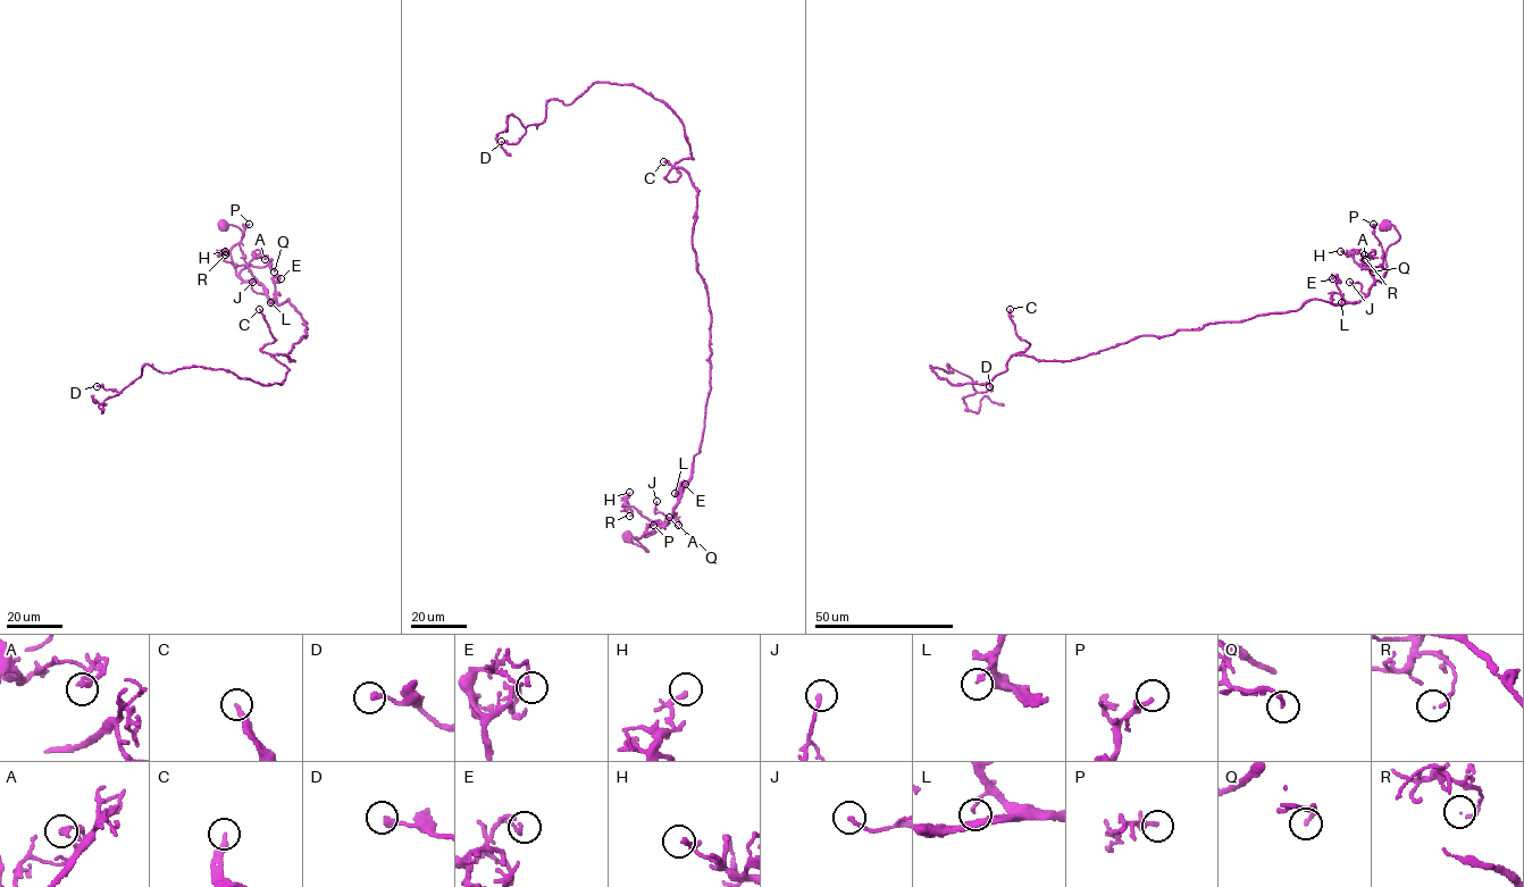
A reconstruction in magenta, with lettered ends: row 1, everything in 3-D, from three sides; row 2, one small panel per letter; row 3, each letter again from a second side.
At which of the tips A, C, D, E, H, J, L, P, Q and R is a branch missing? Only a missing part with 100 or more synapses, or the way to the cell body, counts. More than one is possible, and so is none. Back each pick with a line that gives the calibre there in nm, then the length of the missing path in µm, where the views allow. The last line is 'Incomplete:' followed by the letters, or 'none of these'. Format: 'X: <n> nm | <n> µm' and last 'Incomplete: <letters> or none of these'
C: 280 nm | 120 µm
Incomplete: C

